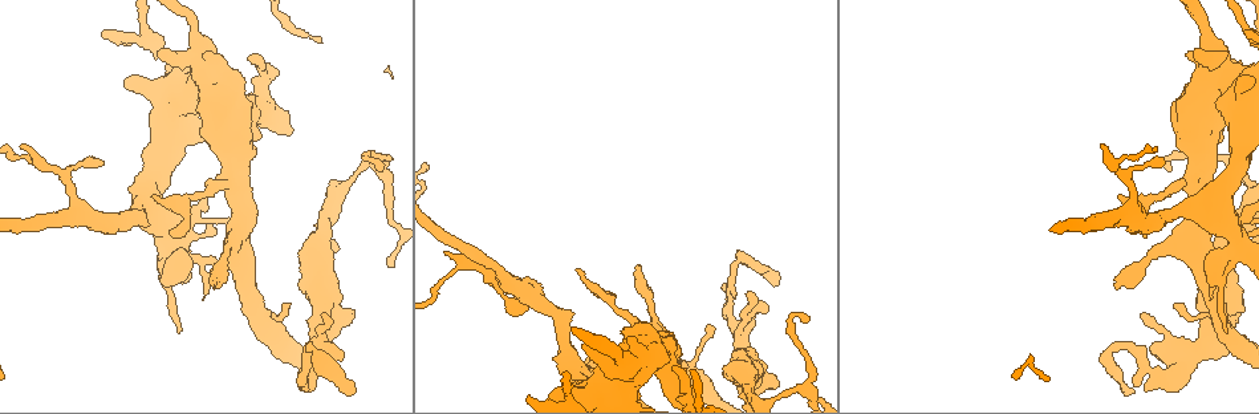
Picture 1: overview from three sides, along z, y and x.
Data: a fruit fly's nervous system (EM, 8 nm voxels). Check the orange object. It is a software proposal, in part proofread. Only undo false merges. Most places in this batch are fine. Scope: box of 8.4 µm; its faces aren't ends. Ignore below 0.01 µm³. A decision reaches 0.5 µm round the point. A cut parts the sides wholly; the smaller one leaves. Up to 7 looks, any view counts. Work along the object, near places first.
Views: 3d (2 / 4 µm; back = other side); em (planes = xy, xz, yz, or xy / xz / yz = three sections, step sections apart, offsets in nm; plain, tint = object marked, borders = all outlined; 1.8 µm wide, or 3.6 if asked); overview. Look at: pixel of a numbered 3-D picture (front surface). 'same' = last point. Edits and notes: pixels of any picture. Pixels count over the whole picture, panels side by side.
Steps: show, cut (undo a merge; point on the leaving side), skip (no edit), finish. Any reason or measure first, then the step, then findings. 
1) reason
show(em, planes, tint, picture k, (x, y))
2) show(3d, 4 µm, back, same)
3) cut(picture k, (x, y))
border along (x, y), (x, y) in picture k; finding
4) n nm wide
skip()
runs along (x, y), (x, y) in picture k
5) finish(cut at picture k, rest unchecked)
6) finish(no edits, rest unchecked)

small branch off a trunk
show(3d, 4 µm, picture 1, (206, 62))

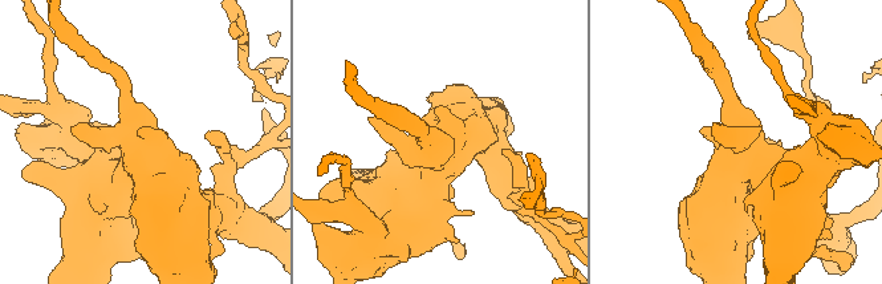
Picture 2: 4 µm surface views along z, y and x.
shape alone is not enough
show(em, 3.6 µm, planes, tint, picture 2, (140, 140))

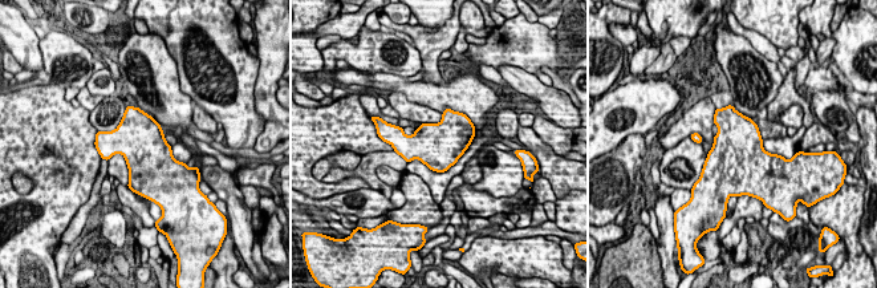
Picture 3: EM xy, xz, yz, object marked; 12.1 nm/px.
skip()
one cell here

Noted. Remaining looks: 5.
thick turns thin
show(em, 3.6 µm, planes, plain, picture 1, (167, 154))

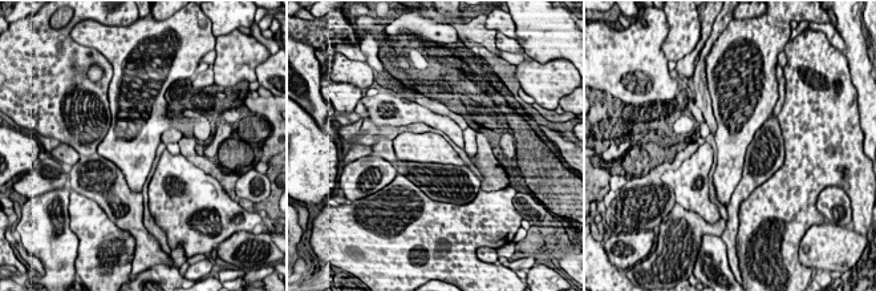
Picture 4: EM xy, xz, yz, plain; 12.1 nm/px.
where the object lies
show(em, 3.6 µm, planes, tint, same)

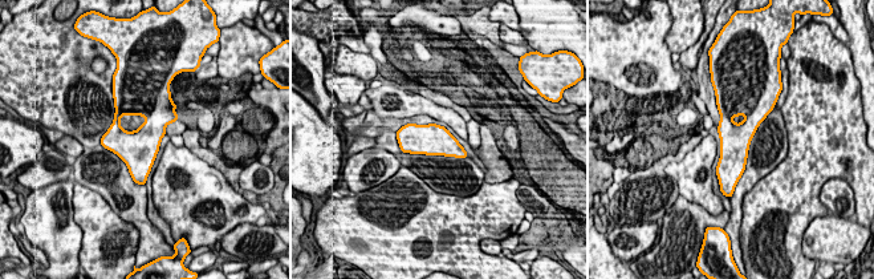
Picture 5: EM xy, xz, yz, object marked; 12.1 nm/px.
skip()
continuous, no second cell

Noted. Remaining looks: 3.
sharp bend
show(3d, 2 µm, picture 1, (174, 248))

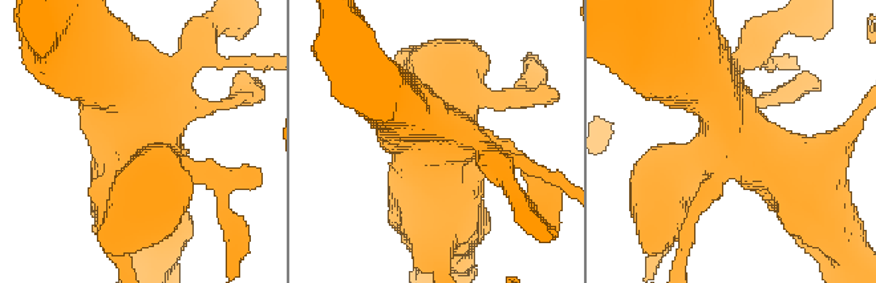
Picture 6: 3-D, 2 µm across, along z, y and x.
shape alone is not enough
show(em, planes, plain, picture 6, (727, 138))

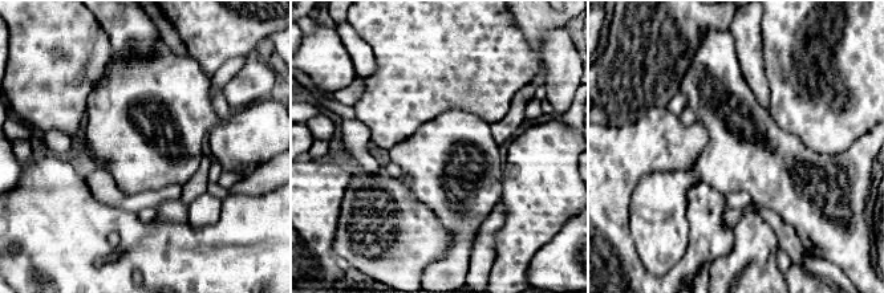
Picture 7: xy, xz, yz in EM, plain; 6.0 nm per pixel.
show(em, planes, tint, same)

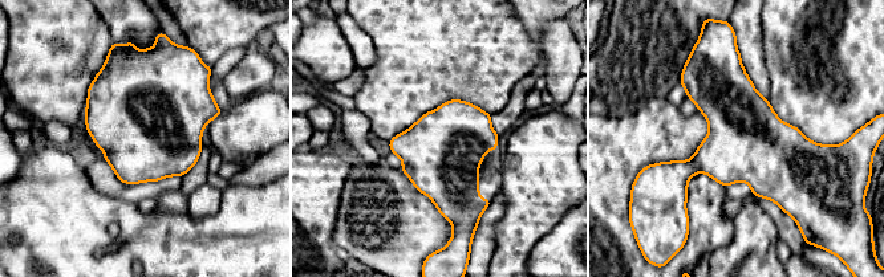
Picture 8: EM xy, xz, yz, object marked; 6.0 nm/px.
skip()
all the same cell

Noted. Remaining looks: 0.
finish(no edits, rest unchecked)

